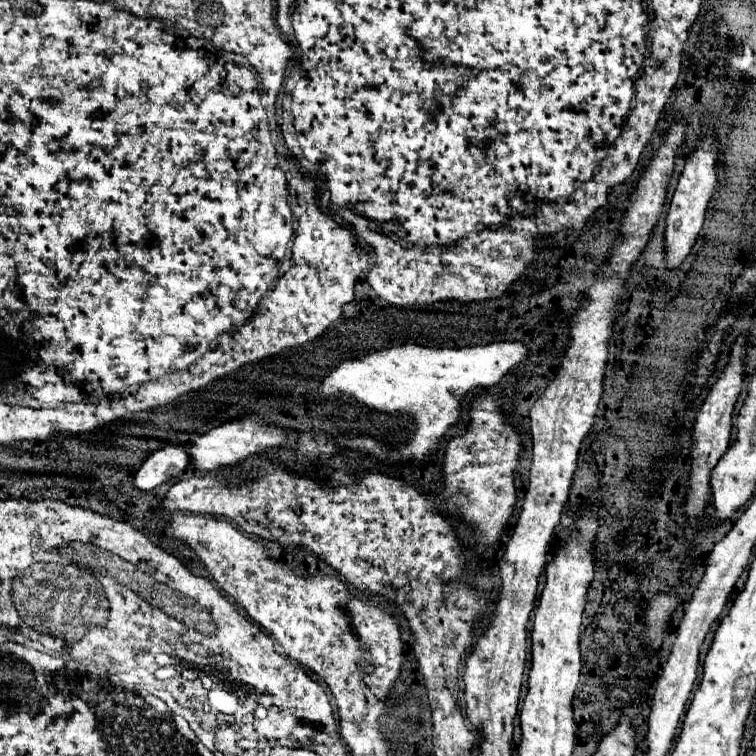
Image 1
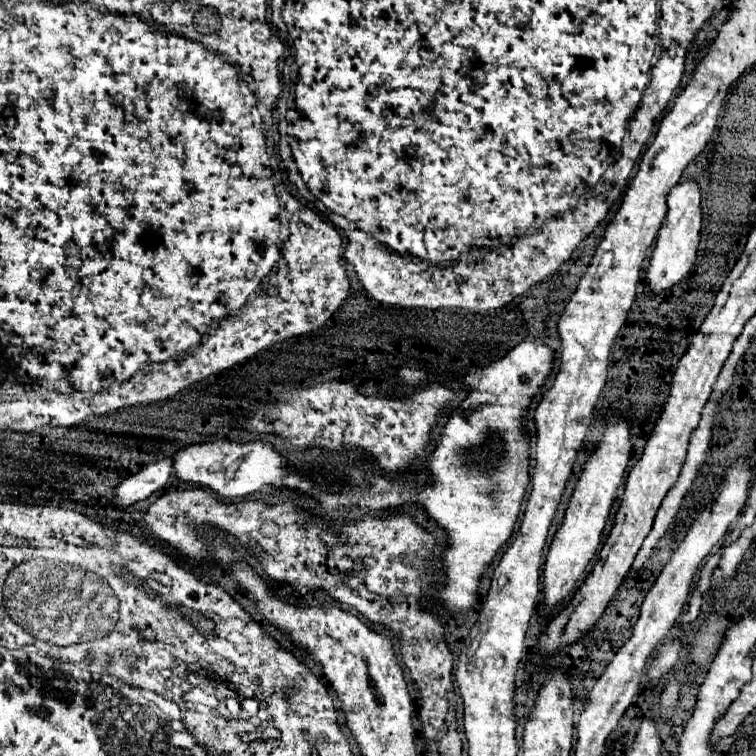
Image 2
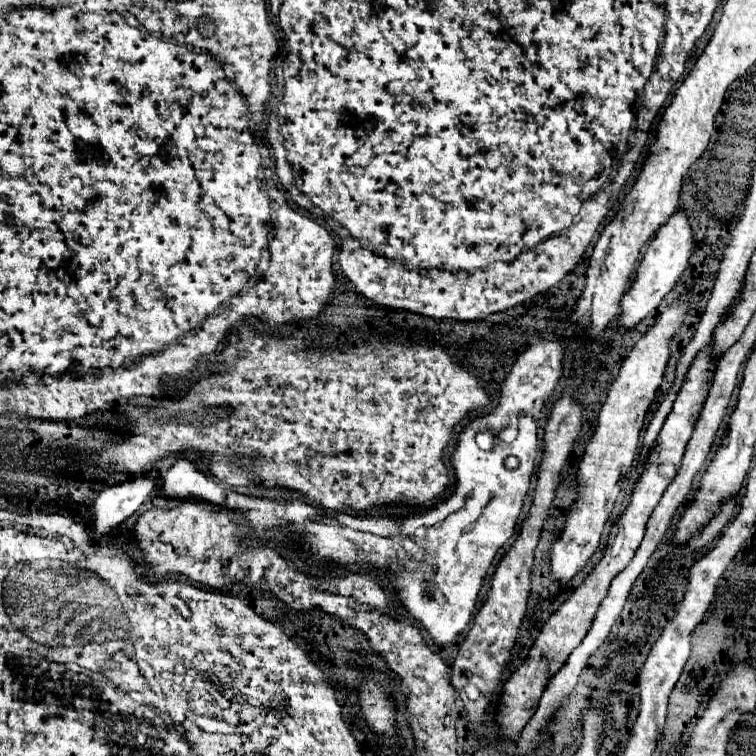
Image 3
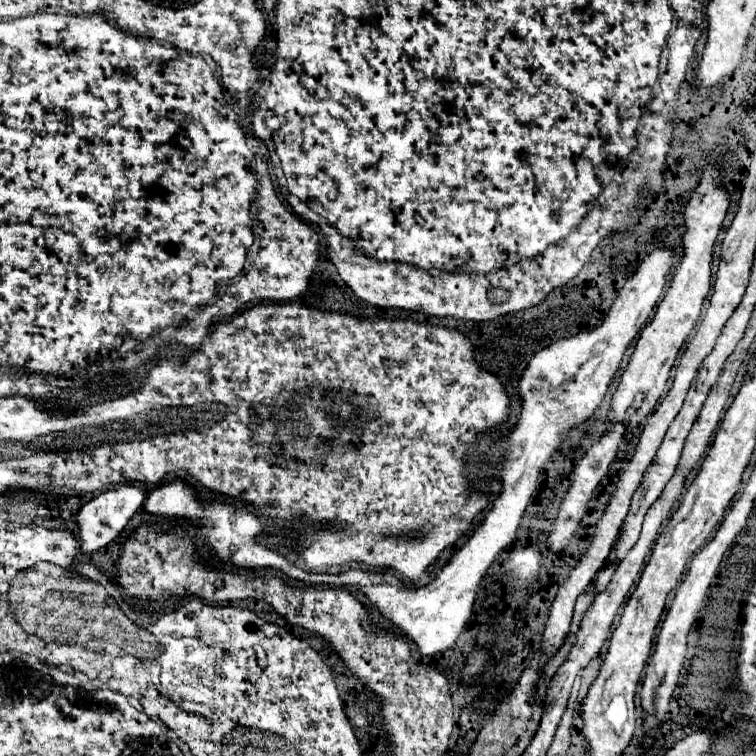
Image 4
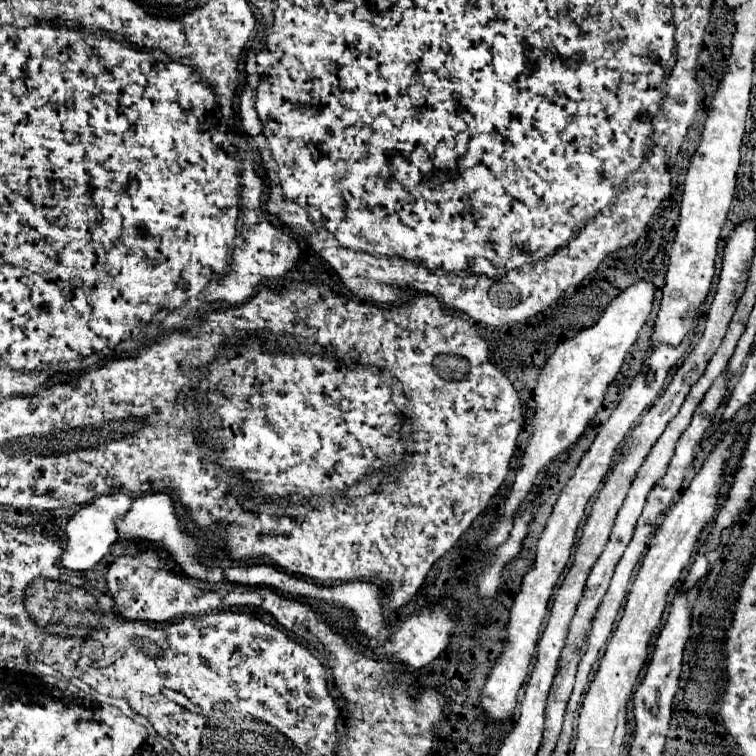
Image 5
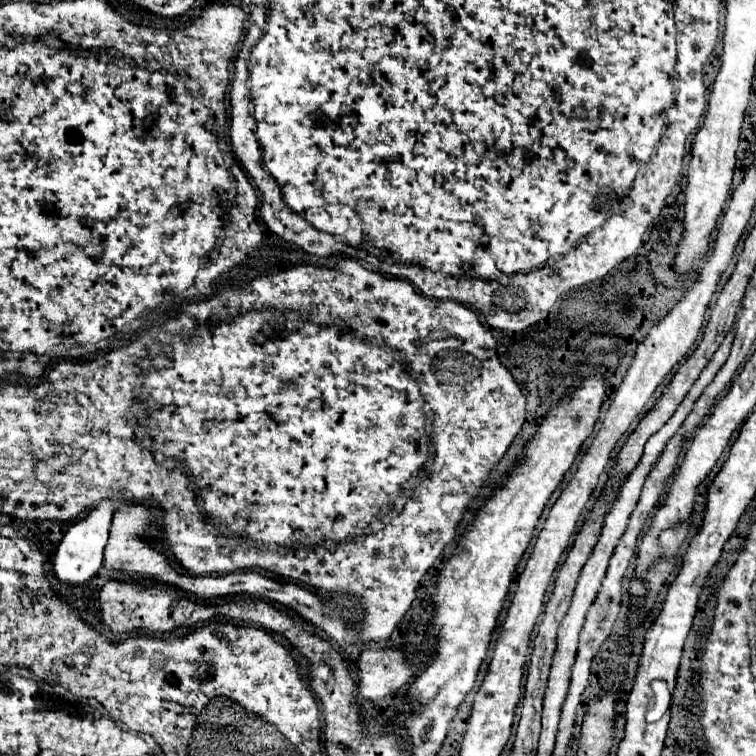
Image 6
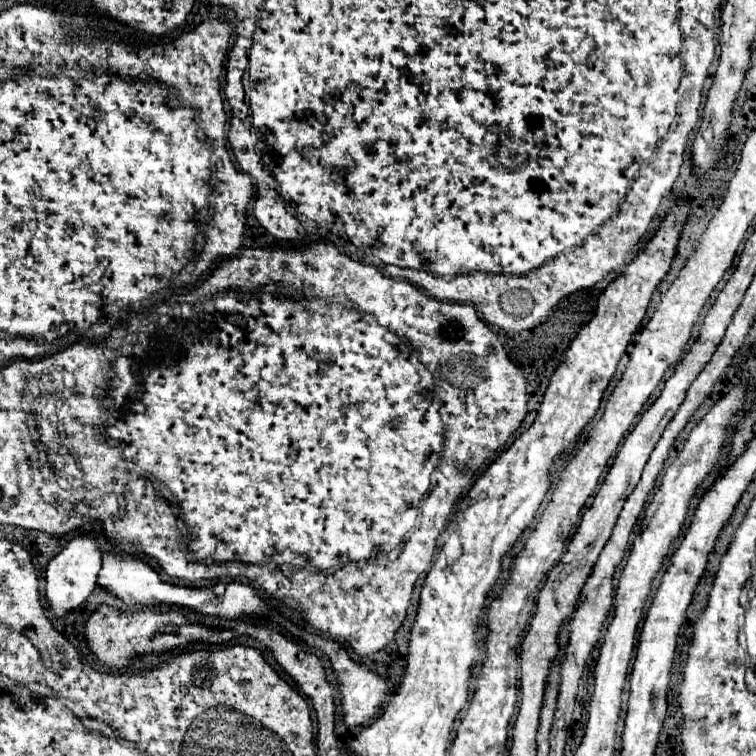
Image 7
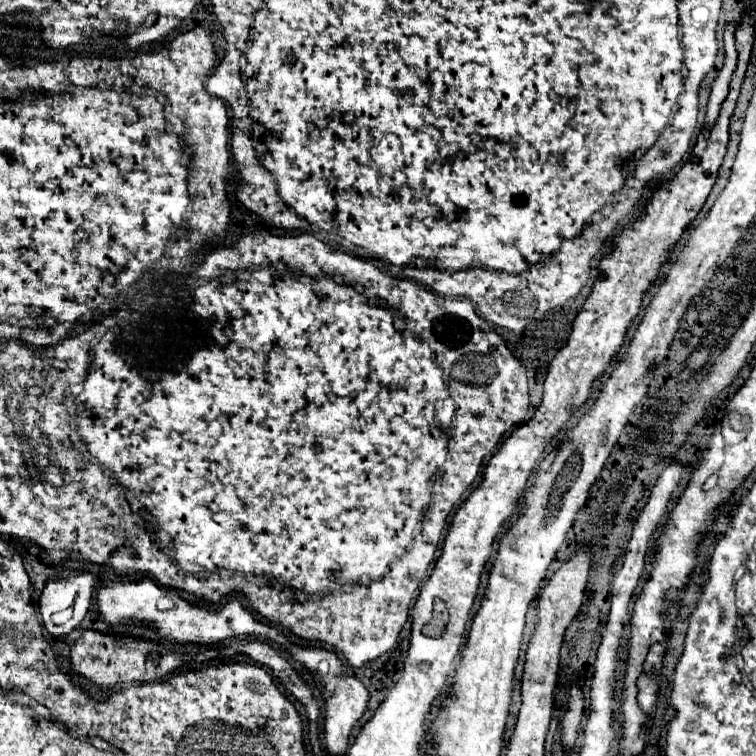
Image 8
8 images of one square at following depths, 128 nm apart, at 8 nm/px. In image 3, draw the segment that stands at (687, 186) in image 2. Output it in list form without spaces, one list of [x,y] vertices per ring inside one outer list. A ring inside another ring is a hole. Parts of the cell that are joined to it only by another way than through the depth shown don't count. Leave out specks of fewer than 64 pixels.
[[[678,208],[666,220],[666,224],[660,226],[658,234],[650,242],[642,262],[636,268],[634,284],[620,302],[620,306],[622,306],[622,316],[618,320],[620,328],[634,328],[642,318],[646,318],[650,312],[654,312],[658,308],[658,304],[664,300],[664,296],[674,288],[674,284],[686,272],[690,256],[694,254],[694,248],[696,248],[696,242],[694,242],[694,234],[692,234],[692,228],[688,222],[688,214],[684,208]]]

